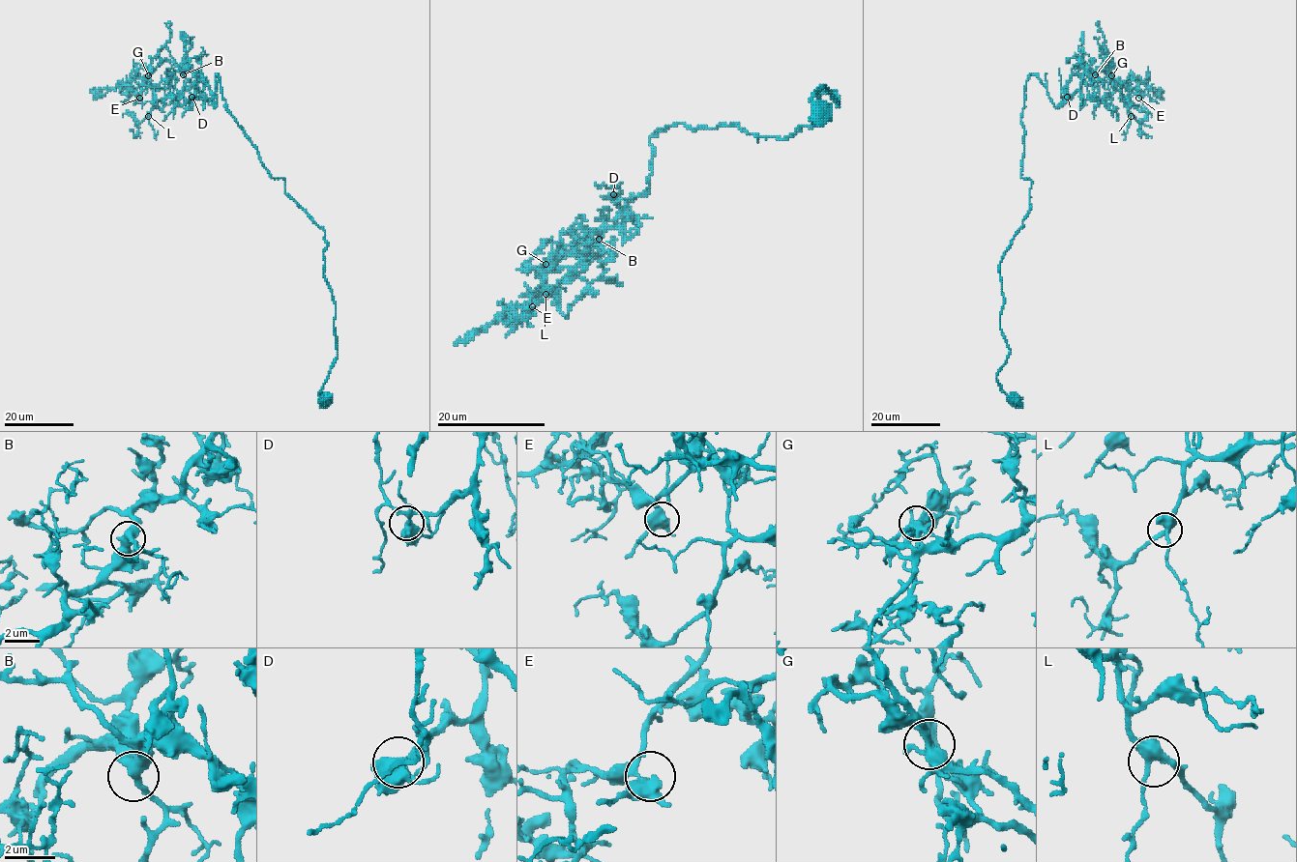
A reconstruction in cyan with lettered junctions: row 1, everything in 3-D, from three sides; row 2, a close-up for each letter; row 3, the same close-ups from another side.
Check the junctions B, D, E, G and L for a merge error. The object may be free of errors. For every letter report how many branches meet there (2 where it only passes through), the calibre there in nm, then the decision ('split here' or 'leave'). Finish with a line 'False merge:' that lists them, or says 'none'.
B: 3 branches meet; 360 nm thick; leave
D: 3 branches meet; 400 nm thick; leave
E: 3 branches meet; 360 nm thick; leave
G: 3 branches meet; 420 nm thick; split here
L: 3 branches meet; 420 nm thick; leave
False merge: G

